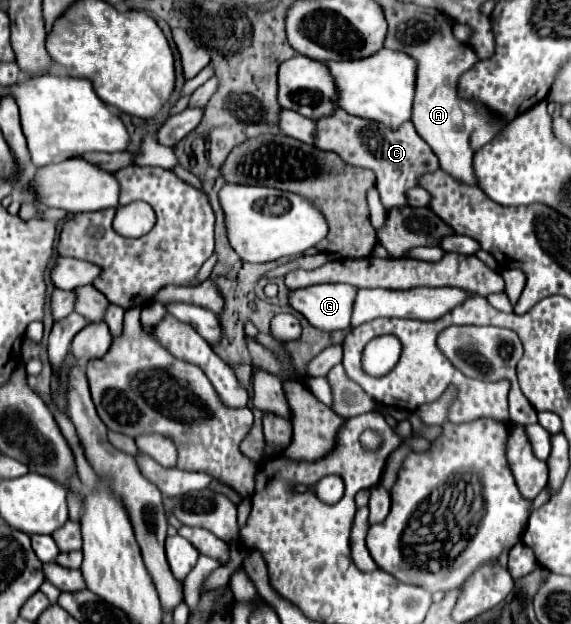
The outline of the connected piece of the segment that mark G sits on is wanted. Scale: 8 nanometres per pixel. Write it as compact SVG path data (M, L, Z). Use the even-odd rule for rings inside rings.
M316 284L288 292L288 304L314 328L348 330L356 288L348 284Z

